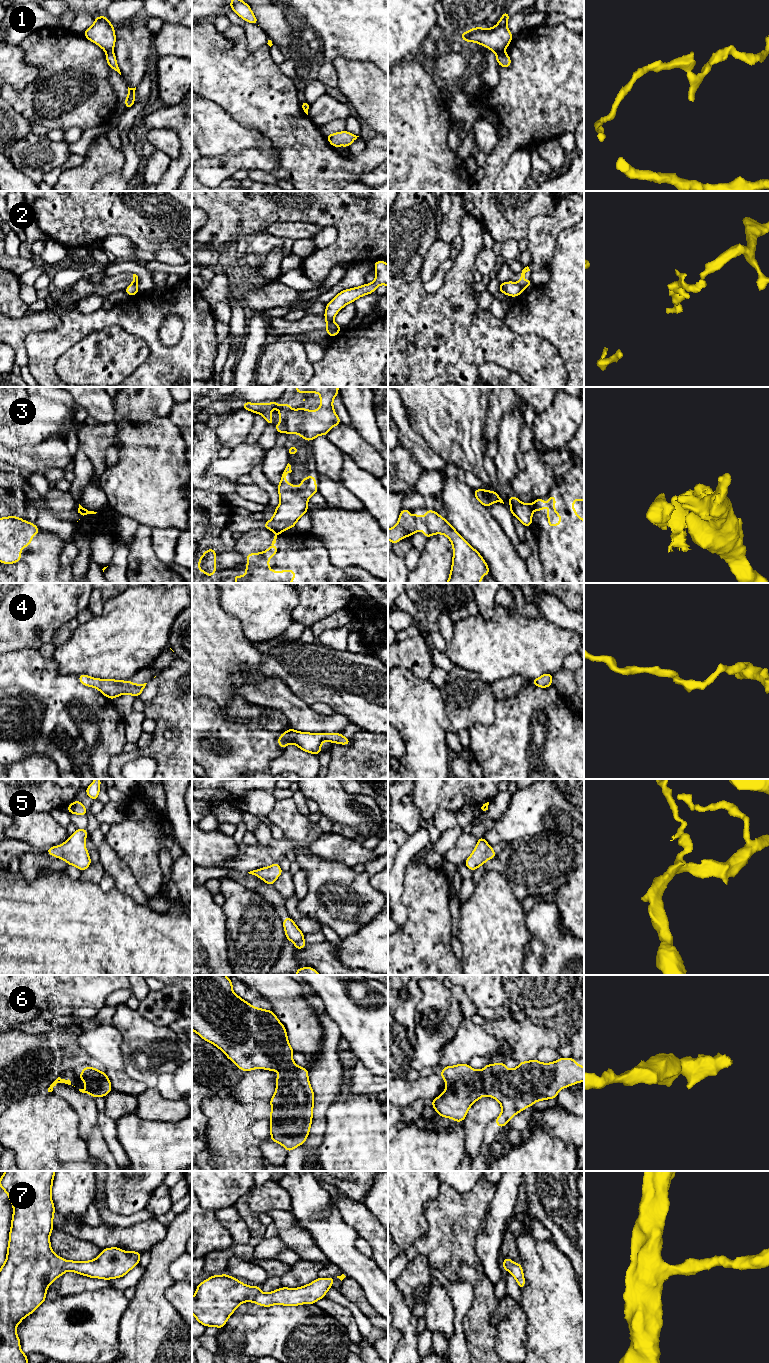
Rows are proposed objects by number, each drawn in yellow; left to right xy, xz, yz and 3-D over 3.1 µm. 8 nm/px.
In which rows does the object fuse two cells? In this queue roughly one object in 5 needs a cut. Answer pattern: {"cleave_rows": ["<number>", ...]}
{"cleave_rows": ["1", "2", "3"]}

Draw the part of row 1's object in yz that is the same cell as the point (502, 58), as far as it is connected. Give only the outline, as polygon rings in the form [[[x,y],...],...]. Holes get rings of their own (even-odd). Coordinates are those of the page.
[[[505,51],[496,53],[496,61],[504,68],[511,66],[511,58],[505,53]]]

